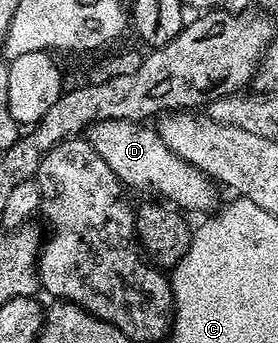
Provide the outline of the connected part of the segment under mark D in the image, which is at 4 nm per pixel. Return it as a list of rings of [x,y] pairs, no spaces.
[[[100,120],[90,127],[88,141],[96,152],[100,152],[100,160],[104,160],[104,164],[108,164],[108,168],[112,168],[112,172],[116,172],[118,179],[127,187],[155,190],[159,199],[183,212],[213,211],[219,205],[219,187],[204,172],[176,156],[176,152],[164,144],[153,125],[128,120]]]

